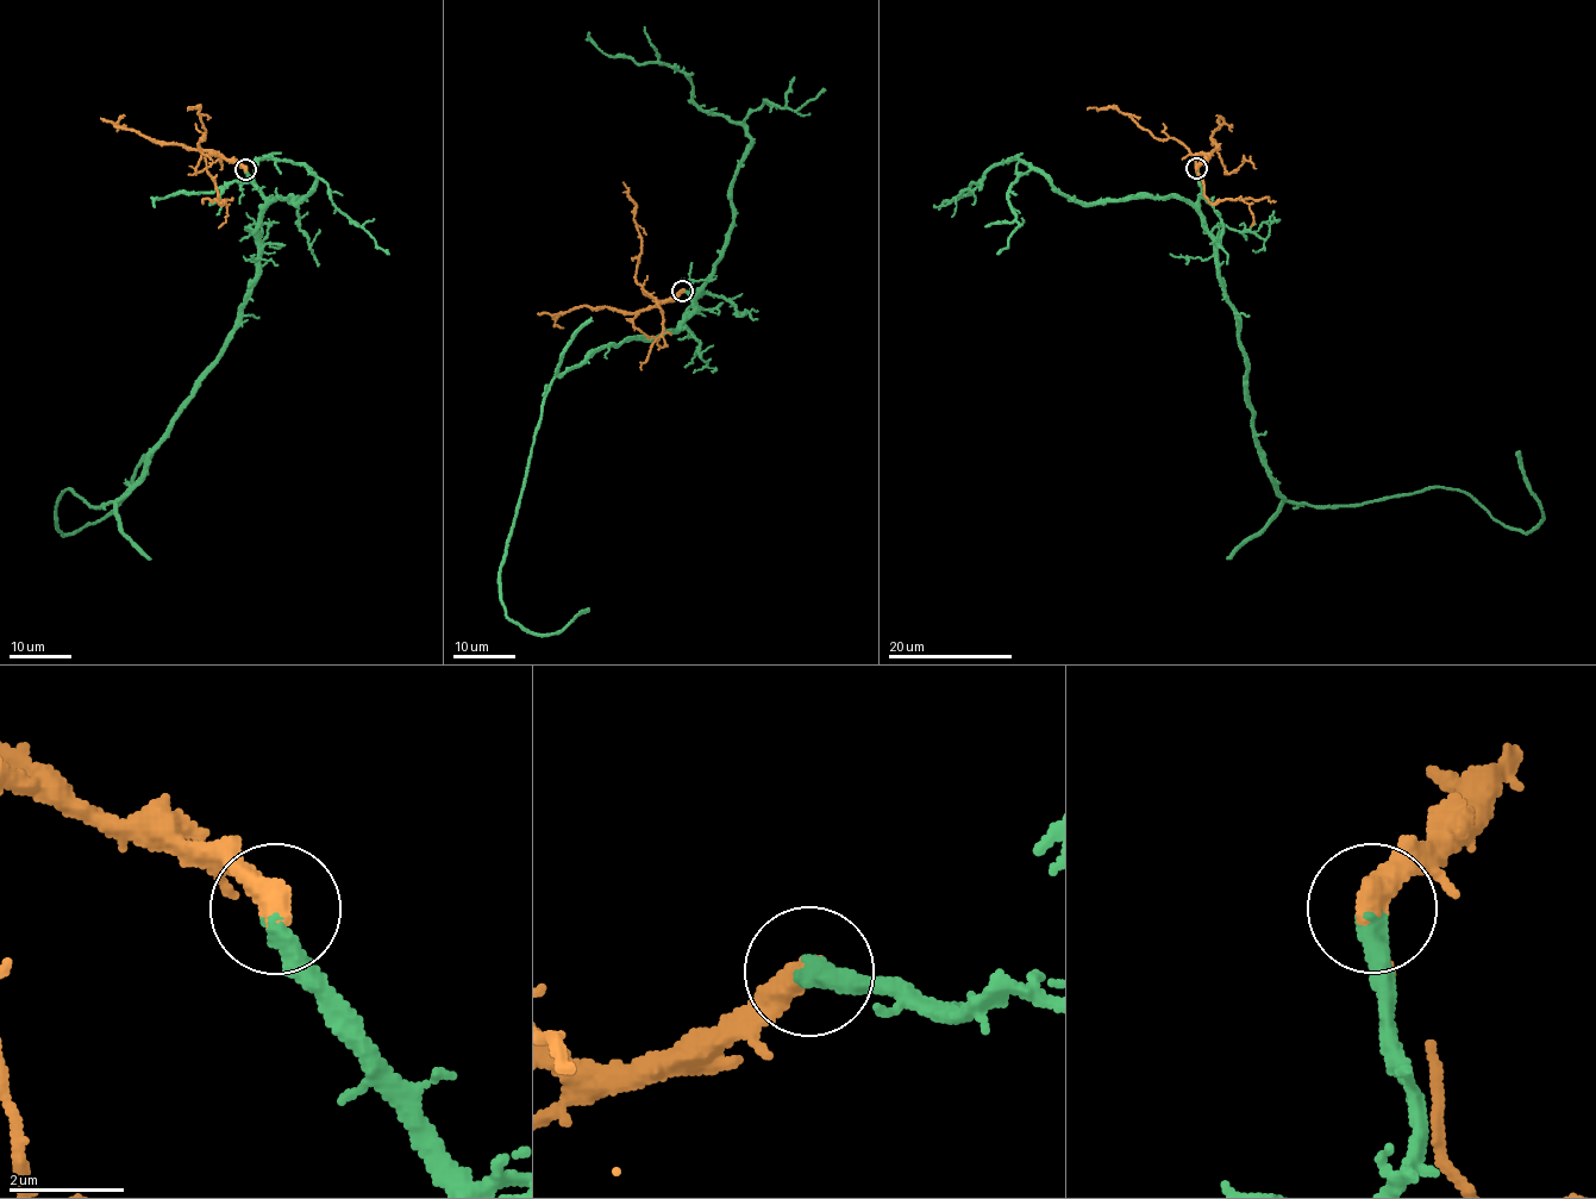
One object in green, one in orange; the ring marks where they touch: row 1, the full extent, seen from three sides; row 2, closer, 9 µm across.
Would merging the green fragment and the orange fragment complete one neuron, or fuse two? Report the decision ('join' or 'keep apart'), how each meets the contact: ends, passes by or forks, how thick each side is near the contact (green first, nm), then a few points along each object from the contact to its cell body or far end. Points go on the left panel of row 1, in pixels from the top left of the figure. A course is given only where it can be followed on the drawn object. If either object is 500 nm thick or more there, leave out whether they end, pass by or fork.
join; 360 nm thick on the green side, 500 nm on the other; green runs (245, 168), (264, 200), (236, 329), (145, 472), (100, 506), (66, 488), (56, 526), (100, 520), (144, 454); orange runs (245, 168), (223, 157), (205, 156), (207, 173), (214, 182), (220, 205), (225, 200), (202, 203)

